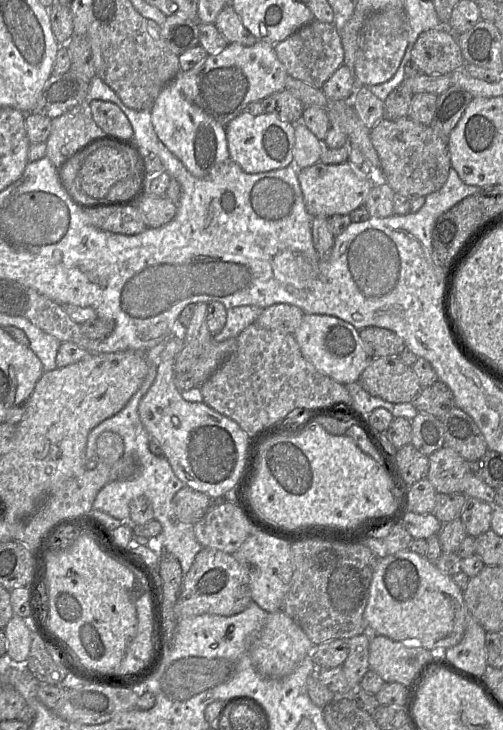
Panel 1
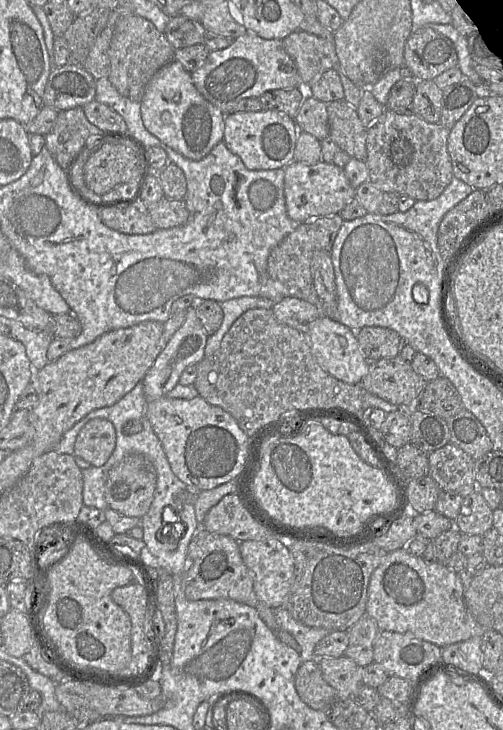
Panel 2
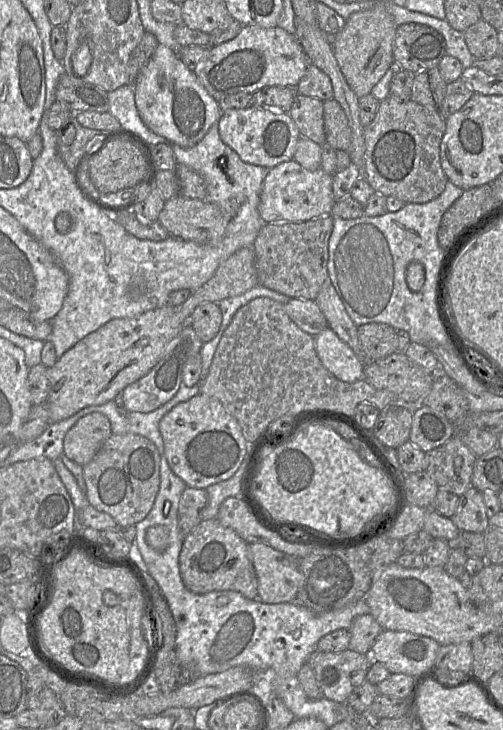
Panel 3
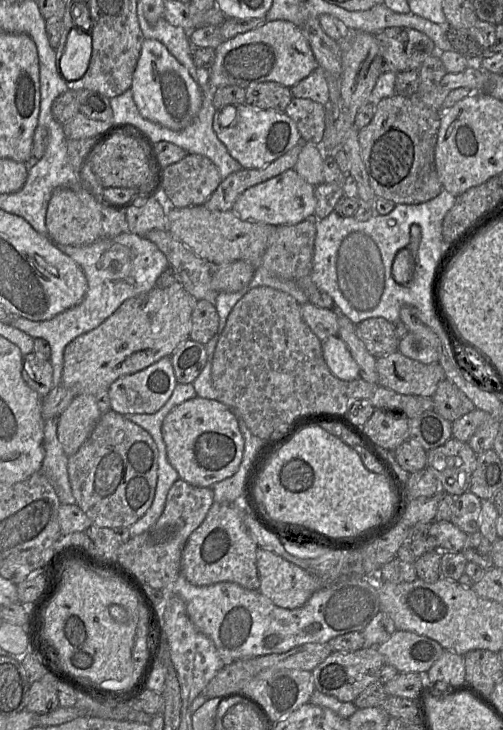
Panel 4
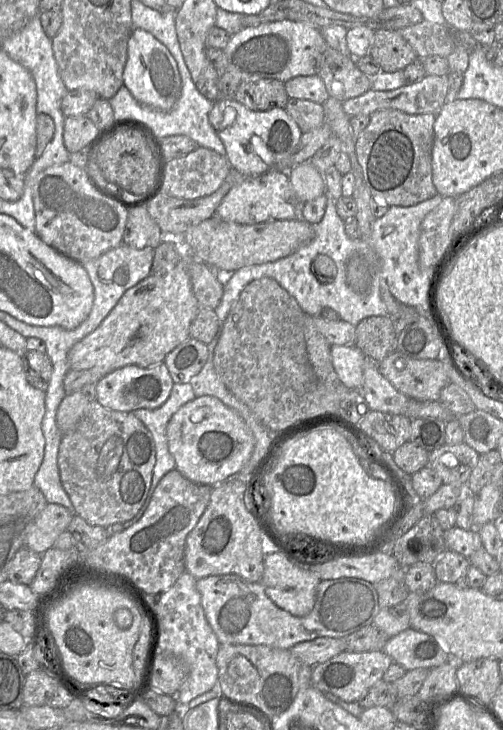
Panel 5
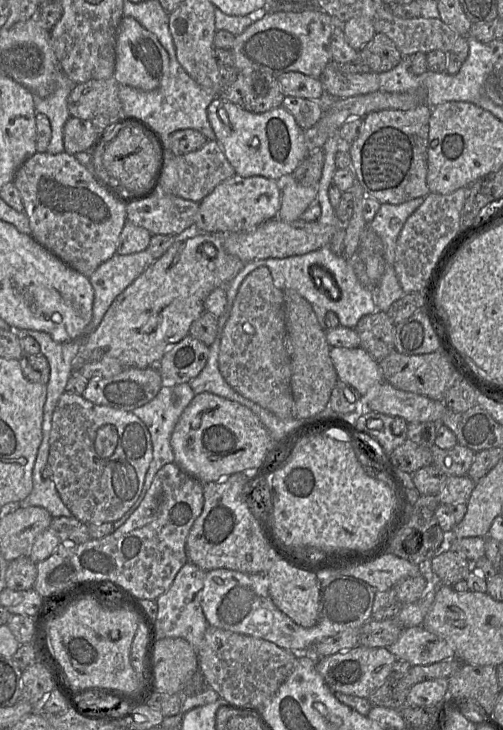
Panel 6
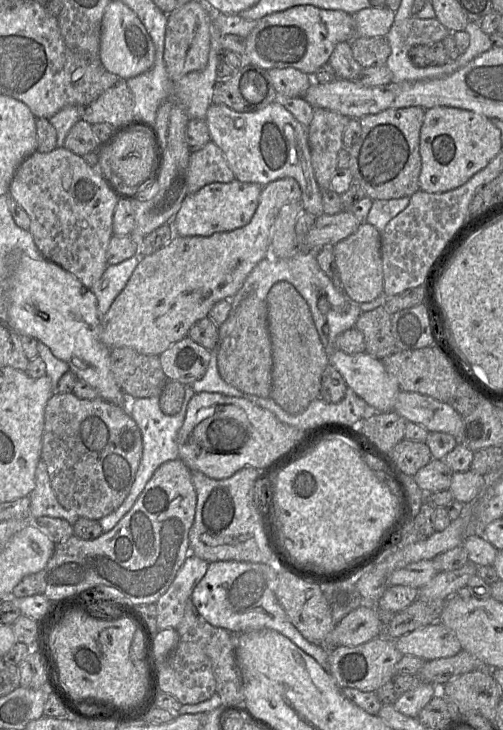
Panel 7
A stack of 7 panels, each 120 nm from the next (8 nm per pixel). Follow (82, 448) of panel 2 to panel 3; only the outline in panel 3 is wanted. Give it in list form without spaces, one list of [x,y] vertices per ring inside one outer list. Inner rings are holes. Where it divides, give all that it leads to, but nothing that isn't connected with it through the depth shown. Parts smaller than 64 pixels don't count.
[[[99,412],[84,415],[67,431],[63,454],[83,466],[90,462],[112,434],[108,418]]]

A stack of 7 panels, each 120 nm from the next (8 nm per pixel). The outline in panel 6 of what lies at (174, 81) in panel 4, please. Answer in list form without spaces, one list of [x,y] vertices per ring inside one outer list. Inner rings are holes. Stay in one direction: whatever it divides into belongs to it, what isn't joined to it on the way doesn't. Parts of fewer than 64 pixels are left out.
[[[122,17],[116,34],[114,79],[143,91],[156,89],[169,69],[169,57],[156,36],[132,17]]]

